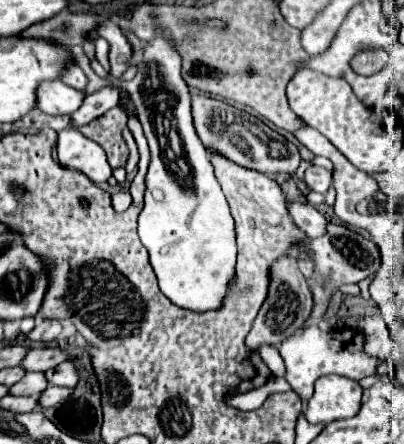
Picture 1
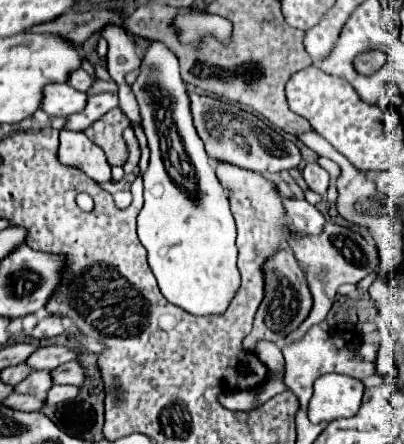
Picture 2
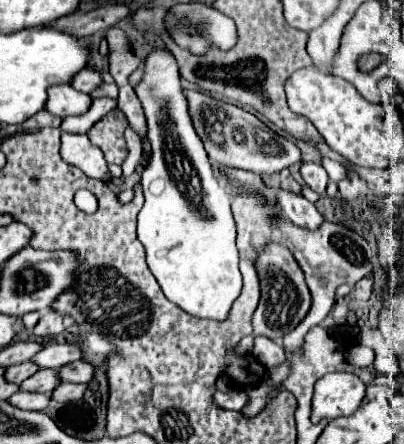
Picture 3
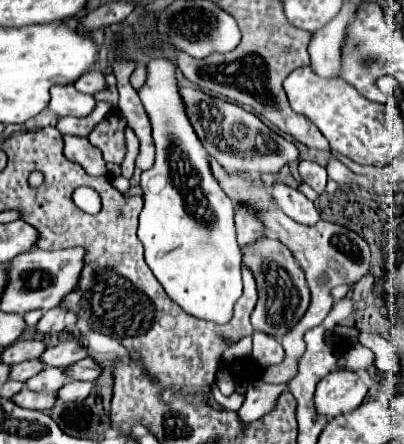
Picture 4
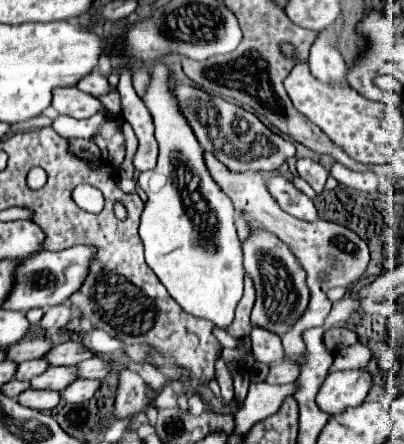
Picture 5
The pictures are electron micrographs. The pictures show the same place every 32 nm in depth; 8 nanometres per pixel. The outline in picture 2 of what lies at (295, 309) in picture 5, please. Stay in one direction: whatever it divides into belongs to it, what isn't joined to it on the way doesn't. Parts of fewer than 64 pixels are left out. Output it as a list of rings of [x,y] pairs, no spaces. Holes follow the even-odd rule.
[[[282,250],[274,256],[274,260],[268,260],[268,264],[264,264],[264,278],[266,278],[266,292],[264,292],[264,300],[256,312],[254,318],[254,328],[252,332],[244,338],[244,350],[254,350],[256,344],[260,340],[268,340],[268,342],[280,342],[282,338],[286,338],[288,334],[292,334],[302,320],[306,320],[306,316],[312,310],[312,294],[308,290],[306,284],[306,276],[298,266],[298,260],[294,258],[292,250]]]

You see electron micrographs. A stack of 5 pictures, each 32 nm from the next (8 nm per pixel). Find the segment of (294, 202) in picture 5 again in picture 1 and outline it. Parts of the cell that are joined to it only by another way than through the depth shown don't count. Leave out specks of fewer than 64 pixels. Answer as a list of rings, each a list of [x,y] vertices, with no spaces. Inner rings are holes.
[[[290,204],[290,216],[294,224],[306,232],[310,238],[320,238],[326,234],[328,220],[310,204]]]

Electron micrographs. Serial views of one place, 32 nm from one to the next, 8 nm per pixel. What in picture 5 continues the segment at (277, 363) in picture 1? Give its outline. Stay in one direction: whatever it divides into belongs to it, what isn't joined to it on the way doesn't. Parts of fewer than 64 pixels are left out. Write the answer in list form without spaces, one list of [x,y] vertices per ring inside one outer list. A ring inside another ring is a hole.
[[[254,326],[250,338],[252,338],[252,354],[254,354],[256,362],[268,364],[268,366],[282,362],[284,350],[280,344],[280,336],[276,336],[272,332],[264,332],[262,328]]]

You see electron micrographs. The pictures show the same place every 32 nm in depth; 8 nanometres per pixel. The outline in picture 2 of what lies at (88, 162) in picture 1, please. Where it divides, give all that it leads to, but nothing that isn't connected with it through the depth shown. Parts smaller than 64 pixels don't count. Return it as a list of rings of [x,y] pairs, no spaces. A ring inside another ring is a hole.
[[[60,130],[60,146],[58,158],[66,166],[74,166],[90,176],[94,182],[104,184],[110,182],[110,164],[104,156],[104,150],[88,140],[82,132]]]

